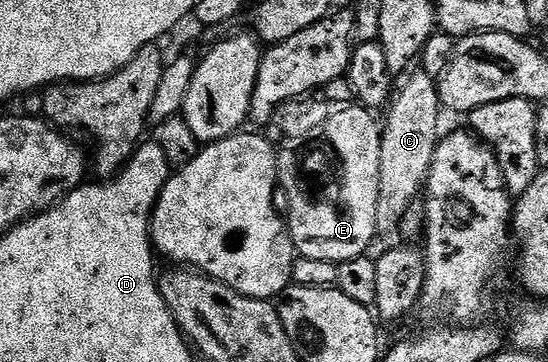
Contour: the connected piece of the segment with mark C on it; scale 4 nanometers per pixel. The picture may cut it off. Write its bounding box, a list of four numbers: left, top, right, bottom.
[377,70,443,234]

